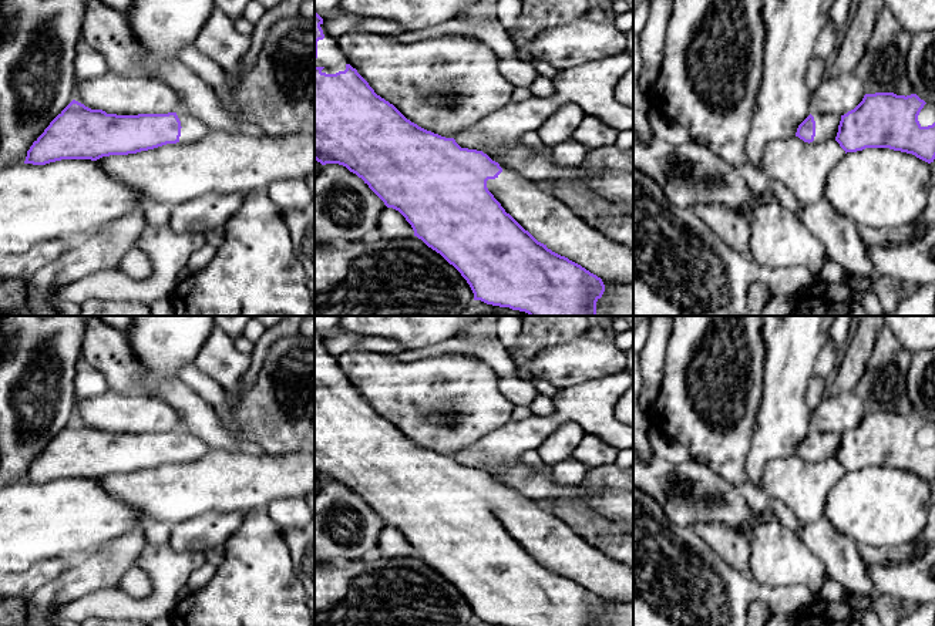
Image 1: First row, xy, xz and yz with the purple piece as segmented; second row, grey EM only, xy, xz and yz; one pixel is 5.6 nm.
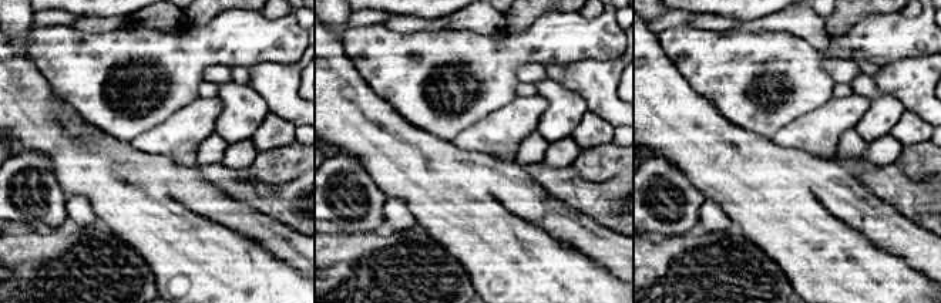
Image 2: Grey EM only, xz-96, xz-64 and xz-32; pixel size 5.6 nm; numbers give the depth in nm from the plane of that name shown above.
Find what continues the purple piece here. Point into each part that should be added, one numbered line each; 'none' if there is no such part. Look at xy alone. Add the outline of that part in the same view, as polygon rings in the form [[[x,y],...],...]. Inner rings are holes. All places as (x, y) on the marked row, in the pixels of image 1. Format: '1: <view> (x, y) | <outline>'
1: xy (192, 128) | [[[179,108],[176,111],[176,115],[178,115],[178,118],[181,121],[181,127],[182,127],[181,137],[179,137],[179,142],[182,142],[182,144],[195,142],[195,141],[204,138],[211,131],[211,128],[205,122],[192,117],[184,108]]]

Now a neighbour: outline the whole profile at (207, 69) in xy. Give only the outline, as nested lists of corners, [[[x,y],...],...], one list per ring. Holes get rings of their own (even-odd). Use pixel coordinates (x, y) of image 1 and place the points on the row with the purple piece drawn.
[[[194,44],[179,51],[178,60],[199,75],[222,100],[223,107],[235,112],[232,81],[218,63],[204,55]]]

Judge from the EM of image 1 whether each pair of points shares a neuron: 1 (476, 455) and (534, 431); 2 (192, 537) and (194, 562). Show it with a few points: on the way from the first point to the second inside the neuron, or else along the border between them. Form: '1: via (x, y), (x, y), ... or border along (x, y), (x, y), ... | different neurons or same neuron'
1: via (490, 453), (520, 437) | same neuron
2: border along (168, 542), (175, 549), (204, 552) | different neurons

